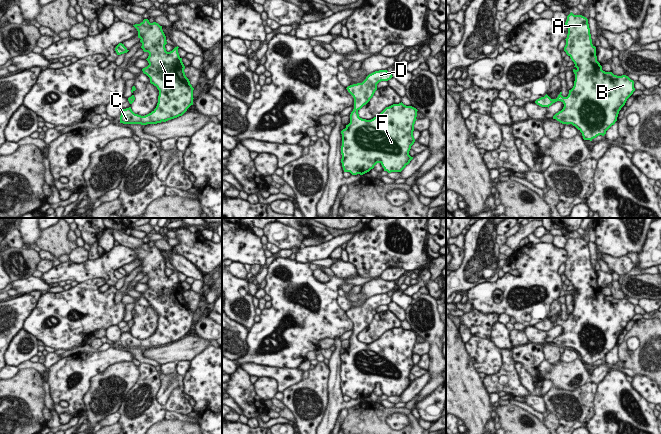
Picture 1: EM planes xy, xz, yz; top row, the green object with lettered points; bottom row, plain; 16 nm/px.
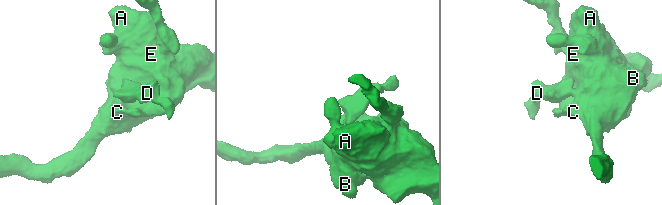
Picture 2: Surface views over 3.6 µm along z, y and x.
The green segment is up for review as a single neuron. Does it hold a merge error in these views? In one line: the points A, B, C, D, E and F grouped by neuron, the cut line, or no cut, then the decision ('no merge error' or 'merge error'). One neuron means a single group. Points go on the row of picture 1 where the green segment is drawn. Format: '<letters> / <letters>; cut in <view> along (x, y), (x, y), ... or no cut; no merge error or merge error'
A B C D E F; no cut; no merge error

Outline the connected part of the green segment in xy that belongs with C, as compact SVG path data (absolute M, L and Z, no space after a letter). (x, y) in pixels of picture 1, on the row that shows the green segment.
M144 19L140 24L133 25L138 31L141 48L148 52L146 59L149 65L142 69L150 78L150 83L159 90L156 108L149 114L135 114L131 107L123 109L120 123L123 124L157 124L182 116L193 105L193 90L186 77L185 66L178 53L178 46L167 52L166 36L162 26Z

